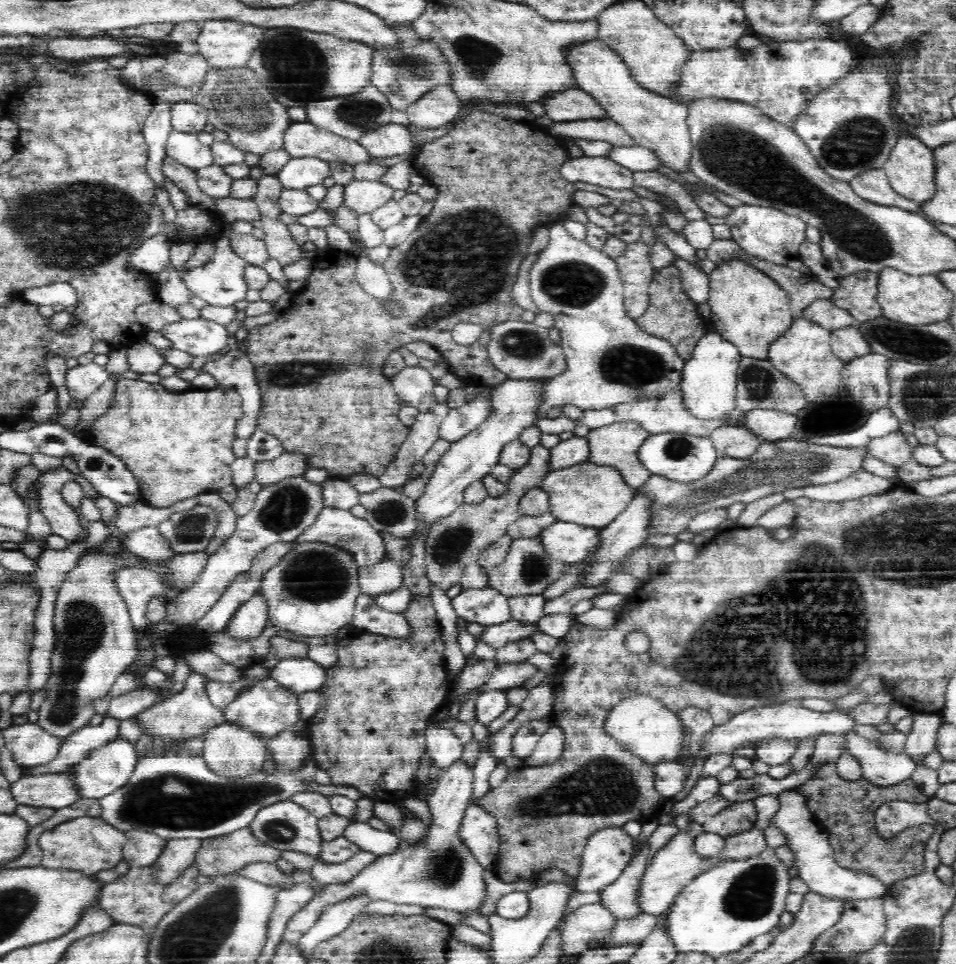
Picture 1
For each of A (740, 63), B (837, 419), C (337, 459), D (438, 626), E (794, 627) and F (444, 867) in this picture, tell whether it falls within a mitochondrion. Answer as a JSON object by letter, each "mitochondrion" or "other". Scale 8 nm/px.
{"A":"other","B":"other","C":"other","D":"other","E":"mitochondrion","F":"mitochondrion"}

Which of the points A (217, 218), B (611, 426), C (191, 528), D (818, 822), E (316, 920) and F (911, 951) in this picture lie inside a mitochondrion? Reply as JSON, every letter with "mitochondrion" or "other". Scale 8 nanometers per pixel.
{"A":"other","B":"other","C":"mitochondrion","D":"other","E":"other","F":"mitochondrion"}

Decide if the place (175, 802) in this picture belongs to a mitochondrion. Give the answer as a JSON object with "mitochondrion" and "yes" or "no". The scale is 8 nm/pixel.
{"mitochondrion":"yes"}

